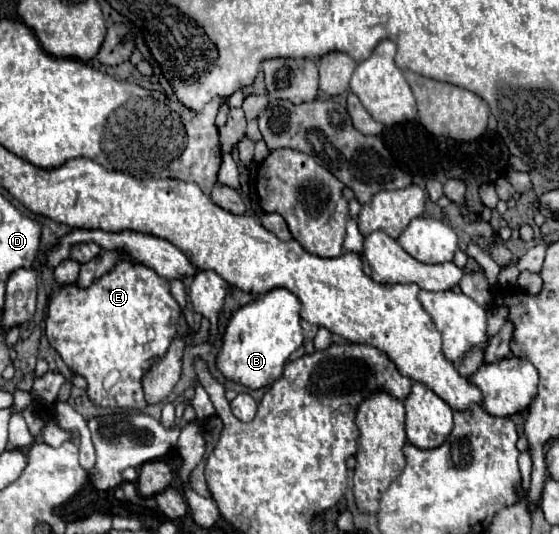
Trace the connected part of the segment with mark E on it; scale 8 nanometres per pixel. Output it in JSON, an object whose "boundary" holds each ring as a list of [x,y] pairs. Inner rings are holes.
{"boundary":[[[130,259],[118,261],[118,265],[94,281],[90,287],[82,289],[76,283],[62,285],[50,297],[46,335],[50,345],[60,353],[64,363],[88,381],[88,397],[96,407],[110,409],[138,409],[142,411],[148,403],[142,393],[140,379],[154,357],[166,353],[170,341],[176,337],[176,325],[180,319],[180,305],[170,293],[170,285],[164,277],[156,275],[154,269],[134,263]]]}

